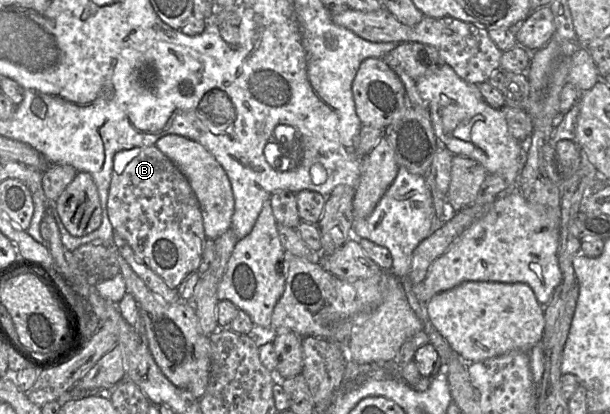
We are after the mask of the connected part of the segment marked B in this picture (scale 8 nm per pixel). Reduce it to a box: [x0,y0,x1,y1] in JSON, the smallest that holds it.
[108,145,207,289]

